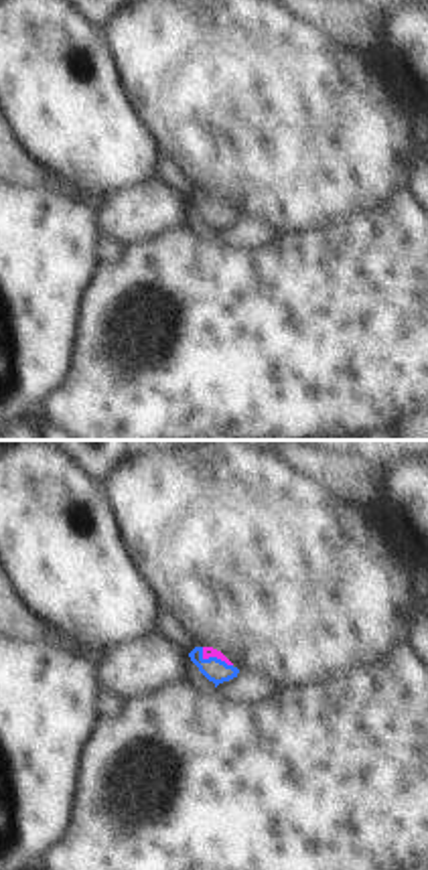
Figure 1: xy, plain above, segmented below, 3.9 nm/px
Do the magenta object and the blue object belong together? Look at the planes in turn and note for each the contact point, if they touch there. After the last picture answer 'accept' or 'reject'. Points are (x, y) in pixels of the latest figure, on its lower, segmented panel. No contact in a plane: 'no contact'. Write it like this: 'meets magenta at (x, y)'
meets magenta at (214, 656)

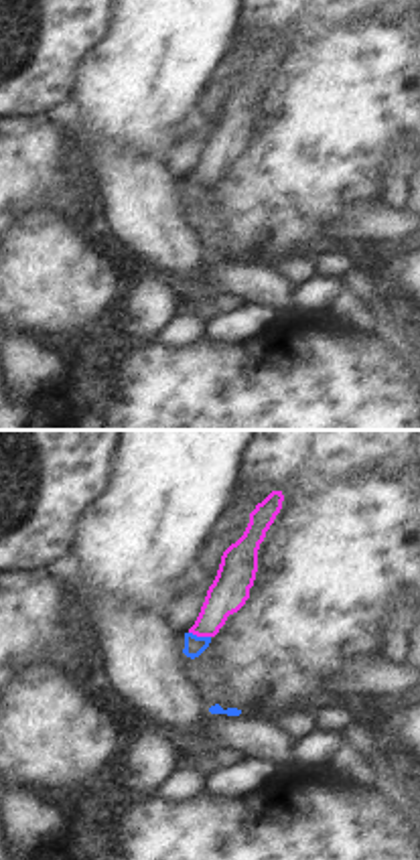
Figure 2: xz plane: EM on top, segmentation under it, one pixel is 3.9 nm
meets magenta at (199, 635)

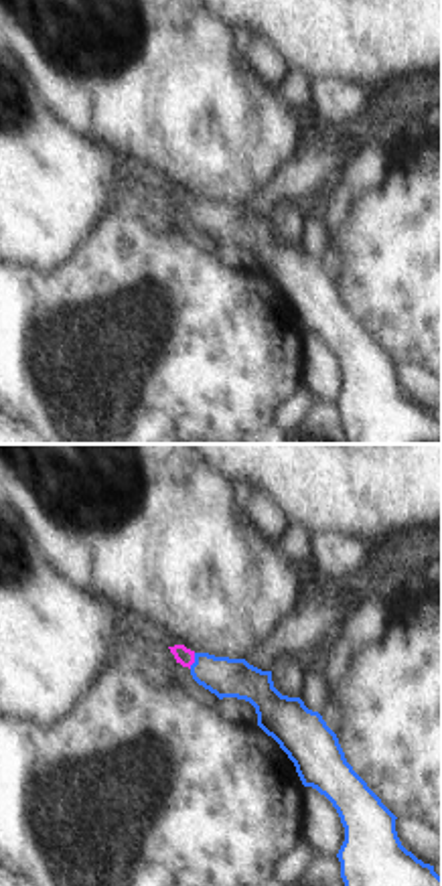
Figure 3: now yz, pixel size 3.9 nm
meets magenta at (193, 661)

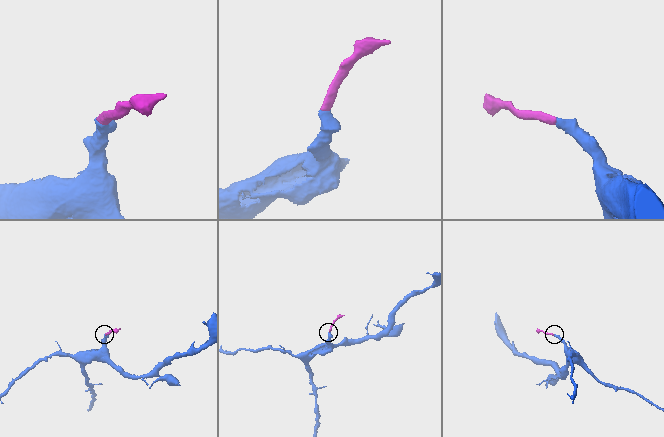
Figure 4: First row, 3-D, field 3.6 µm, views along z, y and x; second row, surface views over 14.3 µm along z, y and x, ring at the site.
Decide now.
accept

